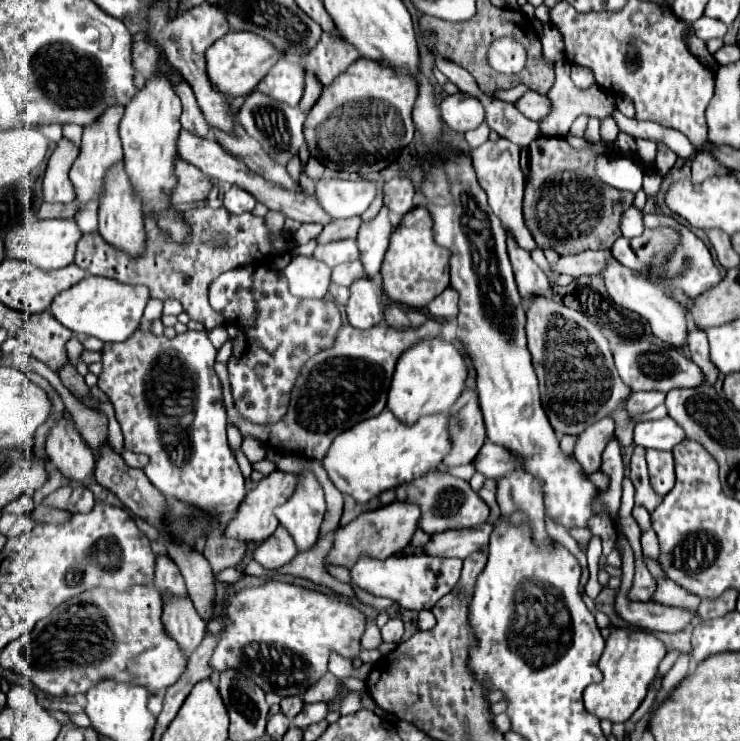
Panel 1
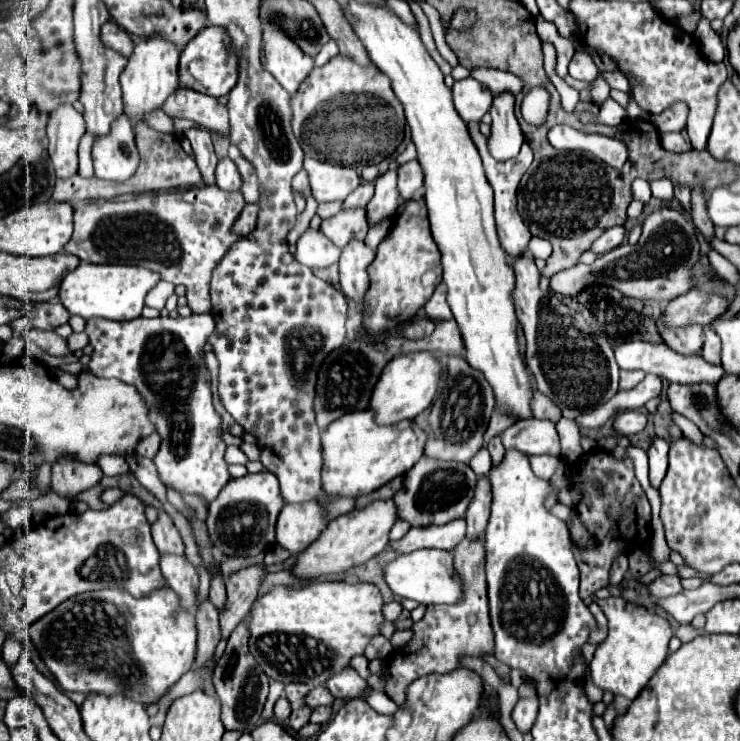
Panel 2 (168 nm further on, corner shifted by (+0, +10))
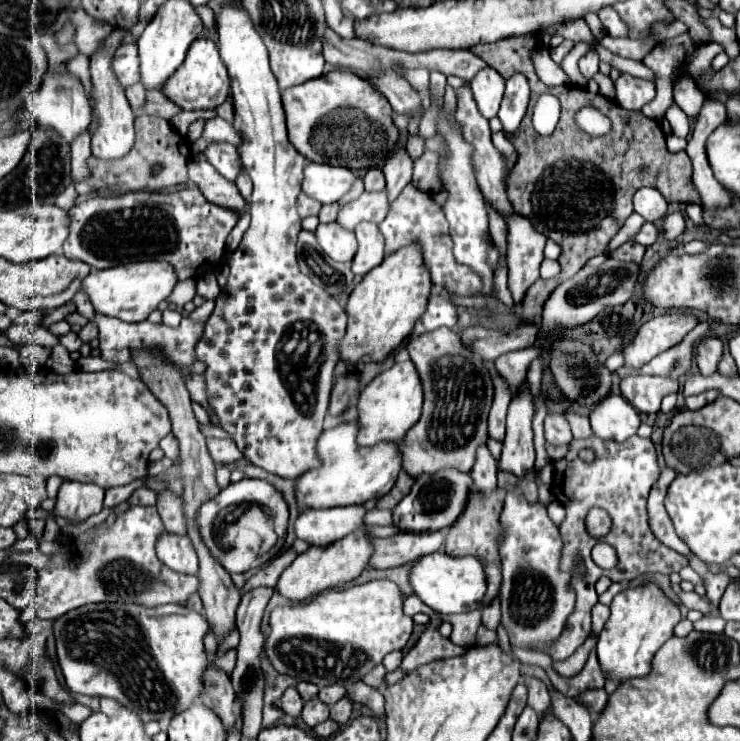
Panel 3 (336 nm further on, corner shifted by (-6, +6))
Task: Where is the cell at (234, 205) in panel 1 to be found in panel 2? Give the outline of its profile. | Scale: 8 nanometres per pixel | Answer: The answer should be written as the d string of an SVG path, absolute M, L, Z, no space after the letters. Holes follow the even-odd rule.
M224 158L218 162L216 184L226 192L238 192L240 190L240 172L230 158Z

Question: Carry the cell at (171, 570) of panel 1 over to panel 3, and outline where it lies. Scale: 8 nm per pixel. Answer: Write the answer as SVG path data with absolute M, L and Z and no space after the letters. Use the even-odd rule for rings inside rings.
M172 490L158 492L156 508L162 516L166 532L174 534L186 534L186 516L182 512L182 496Z

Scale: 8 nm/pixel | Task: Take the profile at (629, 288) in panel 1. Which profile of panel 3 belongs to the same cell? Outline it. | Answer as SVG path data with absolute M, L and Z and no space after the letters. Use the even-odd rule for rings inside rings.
M708 338L696 348L696 364L704 376L712 376L718 368L718 360L722 360L722 340Z

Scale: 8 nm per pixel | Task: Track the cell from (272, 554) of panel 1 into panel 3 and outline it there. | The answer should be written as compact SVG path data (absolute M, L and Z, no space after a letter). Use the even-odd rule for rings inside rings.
M364 506L302 510L296 520L296 536L312 546L326 546L364 526L364 514Z

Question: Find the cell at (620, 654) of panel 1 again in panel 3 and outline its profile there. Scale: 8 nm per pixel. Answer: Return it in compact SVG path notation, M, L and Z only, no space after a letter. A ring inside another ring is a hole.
M642 584L622 590L614 596L610 604L610 618L598 636L596 652L602 672L616 682L646 676L650 672L654 654L672 636L672 630L678 622L680 606L674 604L656 584Z

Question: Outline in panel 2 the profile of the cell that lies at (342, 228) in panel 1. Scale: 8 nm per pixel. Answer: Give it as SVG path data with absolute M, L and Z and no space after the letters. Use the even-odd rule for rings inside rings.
M362 184L344 200L342 208L364 208L370 202L372 194L374 194L374 184Z

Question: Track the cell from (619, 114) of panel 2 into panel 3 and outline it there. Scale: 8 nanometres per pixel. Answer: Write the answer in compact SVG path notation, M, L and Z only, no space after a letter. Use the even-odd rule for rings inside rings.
M592 106L582 108L576 114L576 122L588 134L606 134L612 128L610 126L610 120L602 112L598 112L596 108L592 108Z

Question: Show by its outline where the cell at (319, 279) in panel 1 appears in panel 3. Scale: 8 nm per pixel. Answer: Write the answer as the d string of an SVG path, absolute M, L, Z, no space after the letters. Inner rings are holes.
M336 220L328 222L328 224L320 224L316 230L316 238L318 238L318 244L322 246L322 250L332 260L338 260L338 262L352 260L354 252L358 248L354 232L342 228Z

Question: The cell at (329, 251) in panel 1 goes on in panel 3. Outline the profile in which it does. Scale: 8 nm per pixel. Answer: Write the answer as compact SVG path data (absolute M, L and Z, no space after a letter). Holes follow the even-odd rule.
M386 190L382 192L364 192L360 198L344 204L338 212L338 222L344 228L356 228L360 220L370 220L380 224L390 210L390 200L386 196Z

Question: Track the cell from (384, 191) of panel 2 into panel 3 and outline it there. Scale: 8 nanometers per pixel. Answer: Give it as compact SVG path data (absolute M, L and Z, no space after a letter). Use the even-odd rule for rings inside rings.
M398 148L384 164L386 190L390 202L402 192L402 188L412 180L412 164L414 160L408 156L406 148Z

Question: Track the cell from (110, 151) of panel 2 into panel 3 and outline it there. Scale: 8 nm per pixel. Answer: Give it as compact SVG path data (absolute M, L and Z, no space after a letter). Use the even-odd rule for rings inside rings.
M114 28L110 34L110 40L102 44L92 56L90 56L90 82L92 82L92 118L96 118L96 130L92 134L92 154L98 158L114 160L122 158L130 152L134 144L134 112L124 96L124 88L114 80L112 60L114 60L114 48L122 44L126 36L126 30Z

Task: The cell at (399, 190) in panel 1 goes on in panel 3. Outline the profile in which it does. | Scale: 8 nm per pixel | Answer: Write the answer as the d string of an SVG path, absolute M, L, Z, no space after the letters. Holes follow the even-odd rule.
M426 150L416 162L414 162L414 176L412 176L412 184L422 190L422 192L430 192L434 188L440 186L438 182L438 152Z

